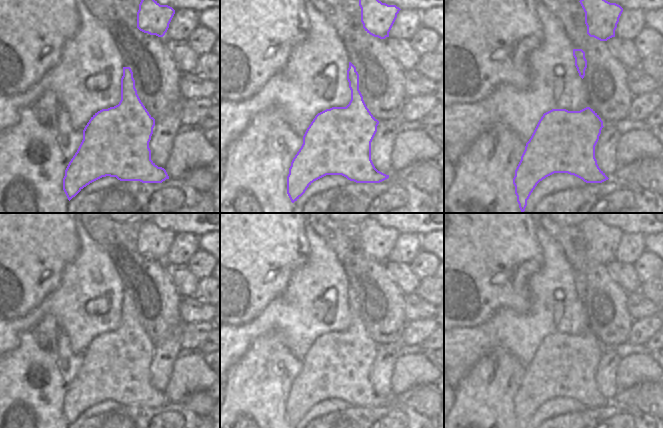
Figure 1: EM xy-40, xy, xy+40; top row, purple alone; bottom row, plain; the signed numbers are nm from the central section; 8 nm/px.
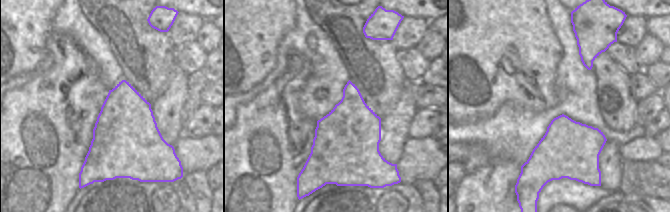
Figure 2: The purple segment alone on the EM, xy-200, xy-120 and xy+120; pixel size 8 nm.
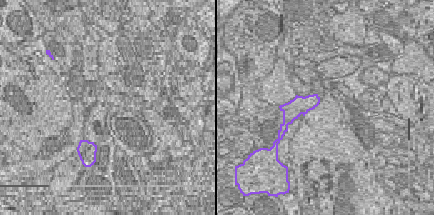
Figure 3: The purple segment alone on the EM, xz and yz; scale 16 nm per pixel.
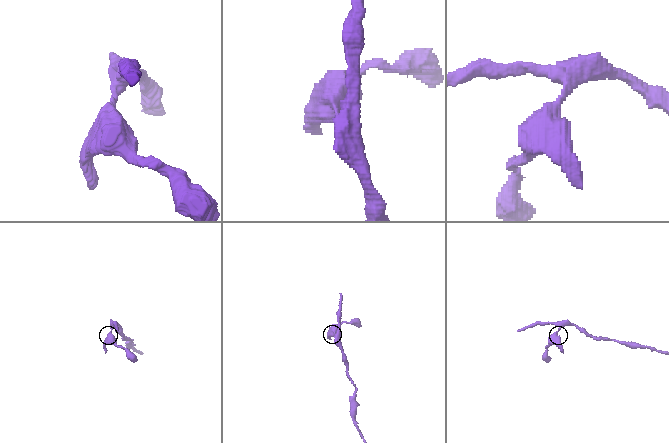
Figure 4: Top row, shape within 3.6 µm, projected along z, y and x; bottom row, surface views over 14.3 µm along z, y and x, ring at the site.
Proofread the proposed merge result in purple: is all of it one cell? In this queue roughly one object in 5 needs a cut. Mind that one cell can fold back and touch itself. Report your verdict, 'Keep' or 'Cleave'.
Keep

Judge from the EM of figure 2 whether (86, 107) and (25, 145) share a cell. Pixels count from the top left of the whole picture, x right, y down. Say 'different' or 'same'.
same

